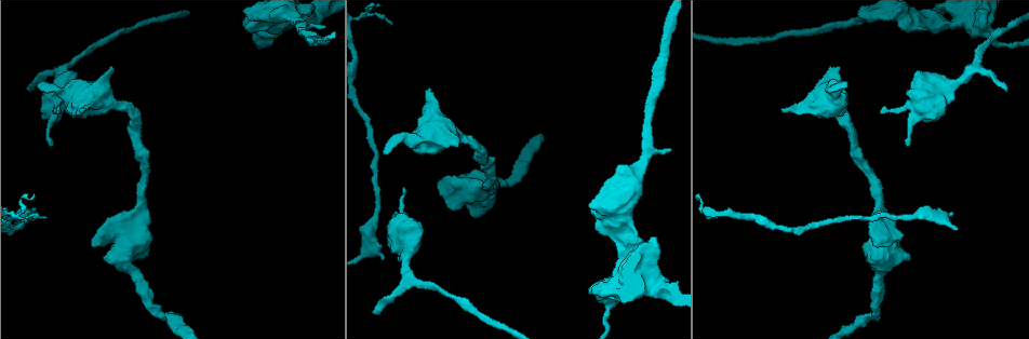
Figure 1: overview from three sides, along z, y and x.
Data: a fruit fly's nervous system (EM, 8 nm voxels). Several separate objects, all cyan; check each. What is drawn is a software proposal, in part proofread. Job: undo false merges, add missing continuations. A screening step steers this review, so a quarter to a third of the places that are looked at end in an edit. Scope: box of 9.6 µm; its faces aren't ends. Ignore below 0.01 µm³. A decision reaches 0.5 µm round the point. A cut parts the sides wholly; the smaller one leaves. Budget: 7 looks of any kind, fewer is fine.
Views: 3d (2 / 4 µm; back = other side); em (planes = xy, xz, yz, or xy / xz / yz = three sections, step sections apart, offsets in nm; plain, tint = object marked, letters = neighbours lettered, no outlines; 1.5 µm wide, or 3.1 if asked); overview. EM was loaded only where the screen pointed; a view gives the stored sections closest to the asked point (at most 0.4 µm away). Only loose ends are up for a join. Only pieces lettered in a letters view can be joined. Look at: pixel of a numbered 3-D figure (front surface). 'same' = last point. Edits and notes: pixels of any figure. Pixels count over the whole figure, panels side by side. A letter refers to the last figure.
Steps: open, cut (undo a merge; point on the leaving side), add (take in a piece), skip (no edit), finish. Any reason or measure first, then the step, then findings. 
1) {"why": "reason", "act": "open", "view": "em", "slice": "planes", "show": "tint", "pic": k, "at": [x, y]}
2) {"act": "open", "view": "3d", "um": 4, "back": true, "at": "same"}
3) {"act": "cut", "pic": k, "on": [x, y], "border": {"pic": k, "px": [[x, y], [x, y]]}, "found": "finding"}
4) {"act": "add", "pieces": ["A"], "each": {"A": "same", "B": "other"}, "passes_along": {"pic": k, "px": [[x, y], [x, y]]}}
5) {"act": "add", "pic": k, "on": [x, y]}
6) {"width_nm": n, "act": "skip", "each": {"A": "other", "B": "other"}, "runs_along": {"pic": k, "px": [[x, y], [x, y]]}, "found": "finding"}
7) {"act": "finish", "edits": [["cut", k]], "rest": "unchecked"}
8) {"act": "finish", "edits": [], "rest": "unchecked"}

{"why": "calibre changes", "act": "open", "view": "3d", "um": 4, "pic": 1, "at": [121, 104]}

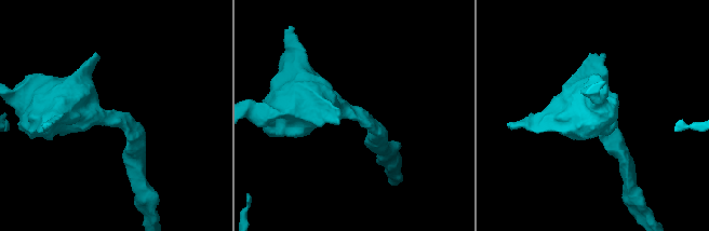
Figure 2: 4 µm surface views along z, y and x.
{"arm_widths_nm": [260, 600], "why": "now the EM", "act": "open", "view": "em", "slice": "planes", "show": "plain", "pic": 2, "at": [355, 118]}

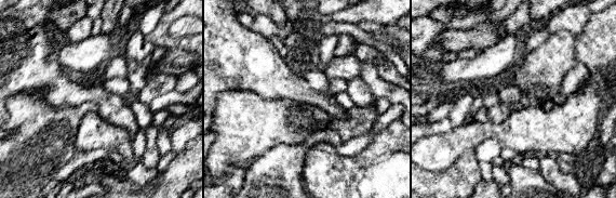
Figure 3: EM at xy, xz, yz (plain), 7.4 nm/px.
{"why": "what lies round it", "act": "open", "view": "em", "slice": "planes", "show": "letters", "at": "same"}

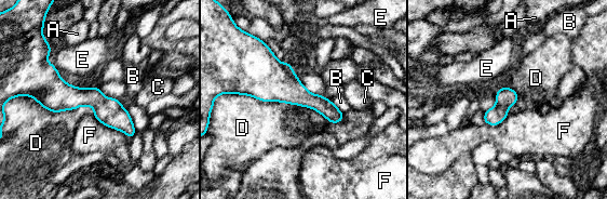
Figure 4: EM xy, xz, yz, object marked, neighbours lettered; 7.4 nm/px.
{"longest_contact_nm": ["D", 800], "act": "skip", "each": {"A": "other", "B": "other", "C": "other", "D": "other", "E": "other", "F": "other"}, "border": {"pic": 4, "px": [[229, 92], [309, 106], [331, 123]]}, "found": "continuous, no second neuron"}

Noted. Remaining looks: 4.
{"act": "open", "view": "em", "slice": "planes", "show": "letters", "pic": 1, "at": [391, 24]}

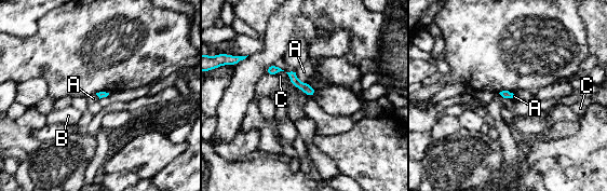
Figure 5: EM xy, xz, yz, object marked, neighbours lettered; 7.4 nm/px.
{"act": "skip", "each": {"A": "other", "B": "other", "C": "other"}, "border": {"pic": 5, "px": [[295, 72], [300, 82], [306, 82]]}, "found": "no lettered piece goes on from it"}

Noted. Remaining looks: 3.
{"why": "thick end", "act": "open", "view": "em", "slice": "planes", "show": "letters", "pic": 1, "at": [986, 20]}

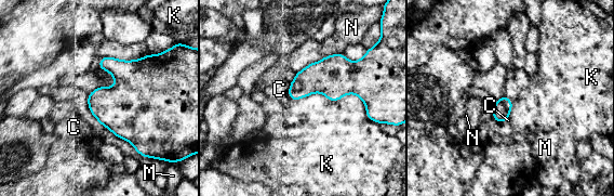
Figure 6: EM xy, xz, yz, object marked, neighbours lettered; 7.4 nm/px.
{"act": "skip", "each": {"C": "other", "K": "other", "M": "other", "N": "other"}, "border": {"pic": 6, "px": [[292, 99], [355, 93], [374, 121]]}, "found": "no lettered piece goes on from it"}

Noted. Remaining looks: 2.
{"act": "finish", "edits": [], "rest": "unchecked"}

